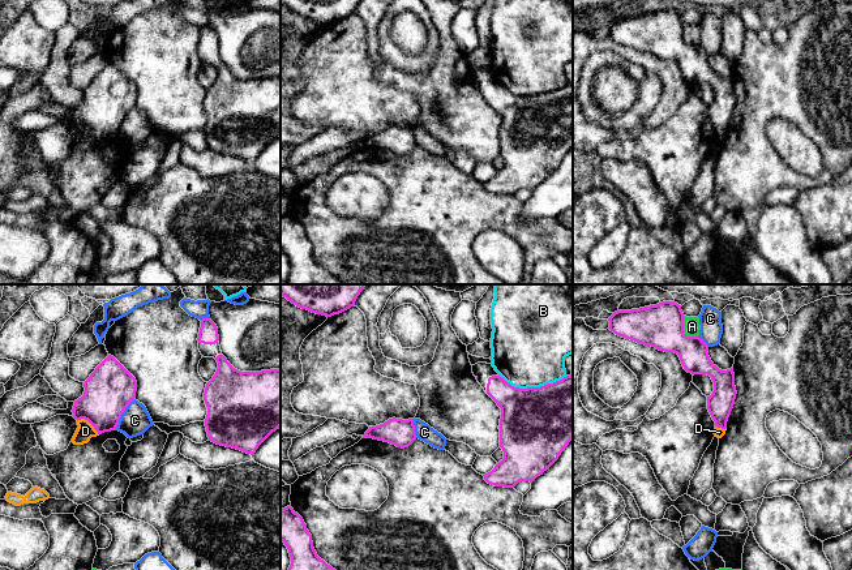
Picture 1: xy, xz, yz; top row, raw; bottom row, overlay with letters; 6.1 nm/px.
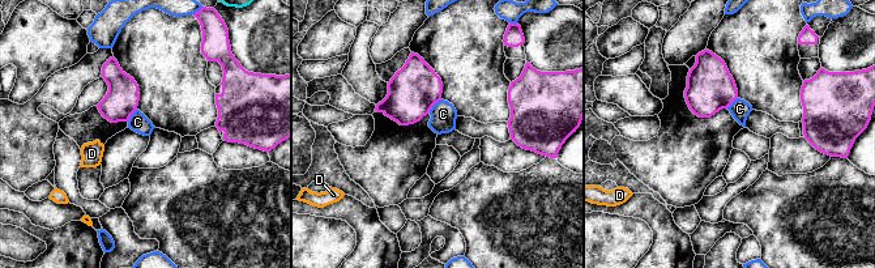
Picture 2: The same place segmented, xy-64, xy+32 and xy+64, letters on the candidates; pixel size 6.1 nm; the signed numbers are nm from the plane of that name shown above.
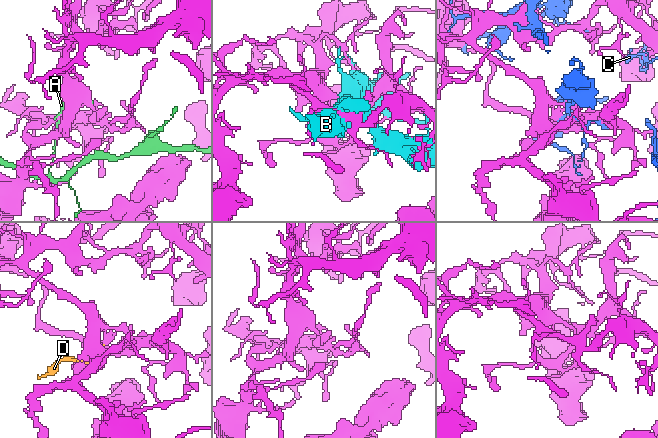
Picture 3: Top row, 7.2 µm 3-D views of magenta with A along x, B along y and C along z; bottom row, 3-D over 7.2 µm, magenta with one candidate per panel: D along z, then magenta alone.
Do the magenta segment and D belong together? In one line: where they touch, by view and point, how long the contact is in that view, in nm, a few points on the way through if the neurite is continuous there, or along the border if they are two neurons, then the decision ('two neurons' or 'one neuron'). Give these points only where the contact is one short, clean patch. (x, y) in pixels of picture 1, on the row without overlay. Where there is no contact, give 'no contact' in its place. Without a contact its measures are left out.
xy (89, 129) | 170 nm | across xy (108, 98), (102, 114), (89, 129), (85, 138) | one neuron

